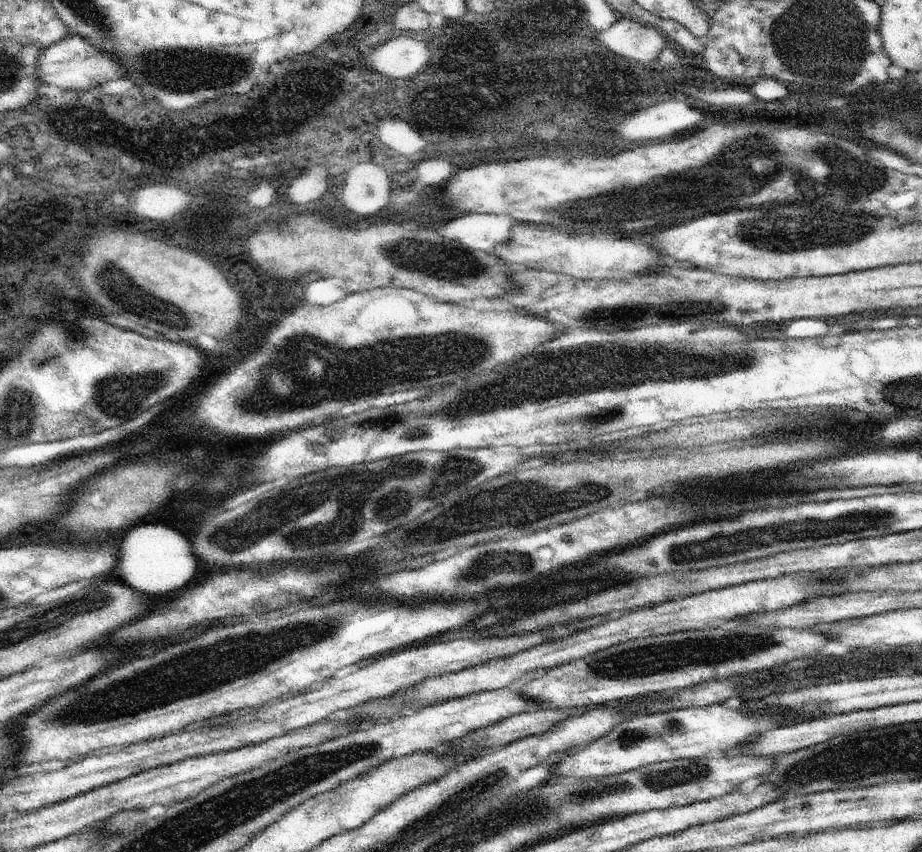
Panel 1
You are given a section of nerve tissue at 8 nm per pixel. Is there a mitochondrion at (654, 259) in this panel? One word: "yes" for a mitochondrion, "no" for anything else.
no

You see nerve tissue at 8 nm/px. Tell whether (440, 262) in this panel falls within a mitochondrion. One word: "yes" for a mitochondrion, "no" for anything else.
yes

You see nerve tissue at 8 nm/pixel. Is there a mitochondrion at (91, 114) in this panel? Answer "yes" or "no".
no

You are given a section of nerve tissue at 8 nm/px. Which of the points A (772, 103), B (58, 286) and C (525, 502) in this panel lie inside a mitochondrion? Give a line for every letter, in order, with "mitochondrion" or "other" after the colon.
A: other
B: other
C: mitochondrion

